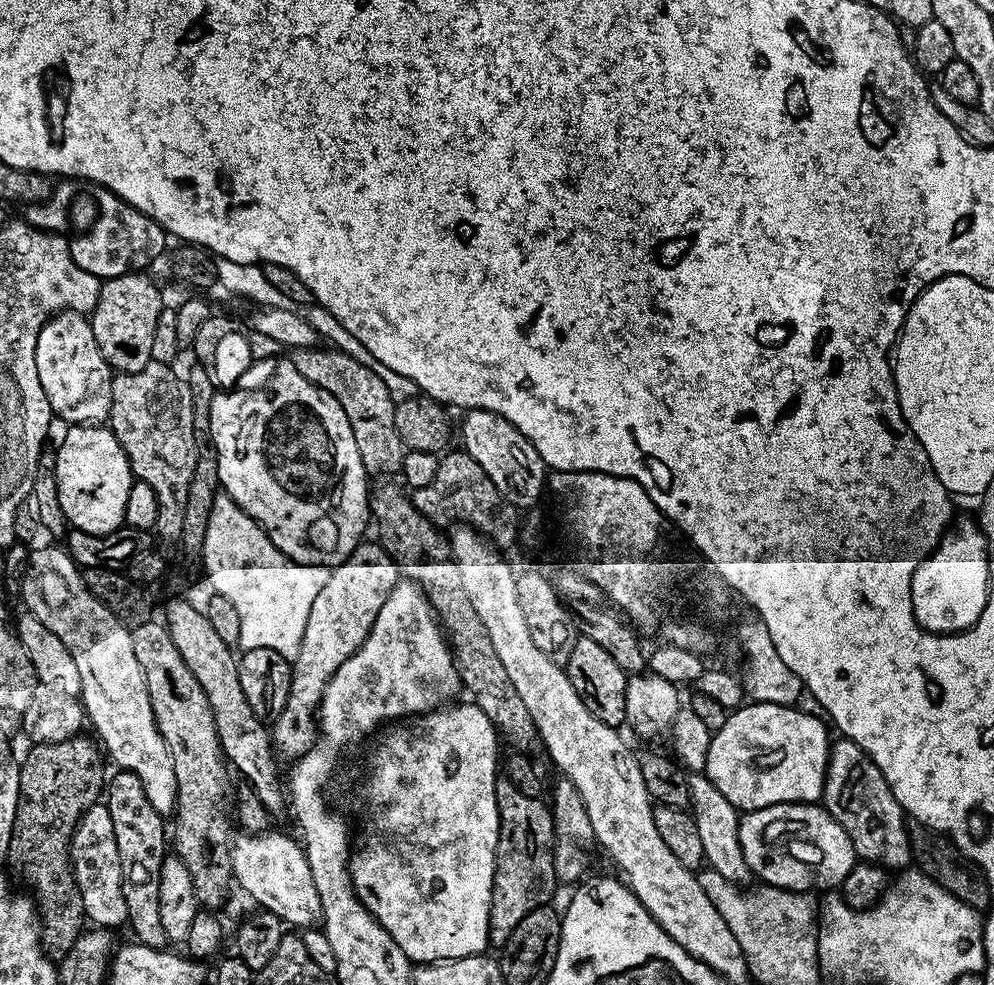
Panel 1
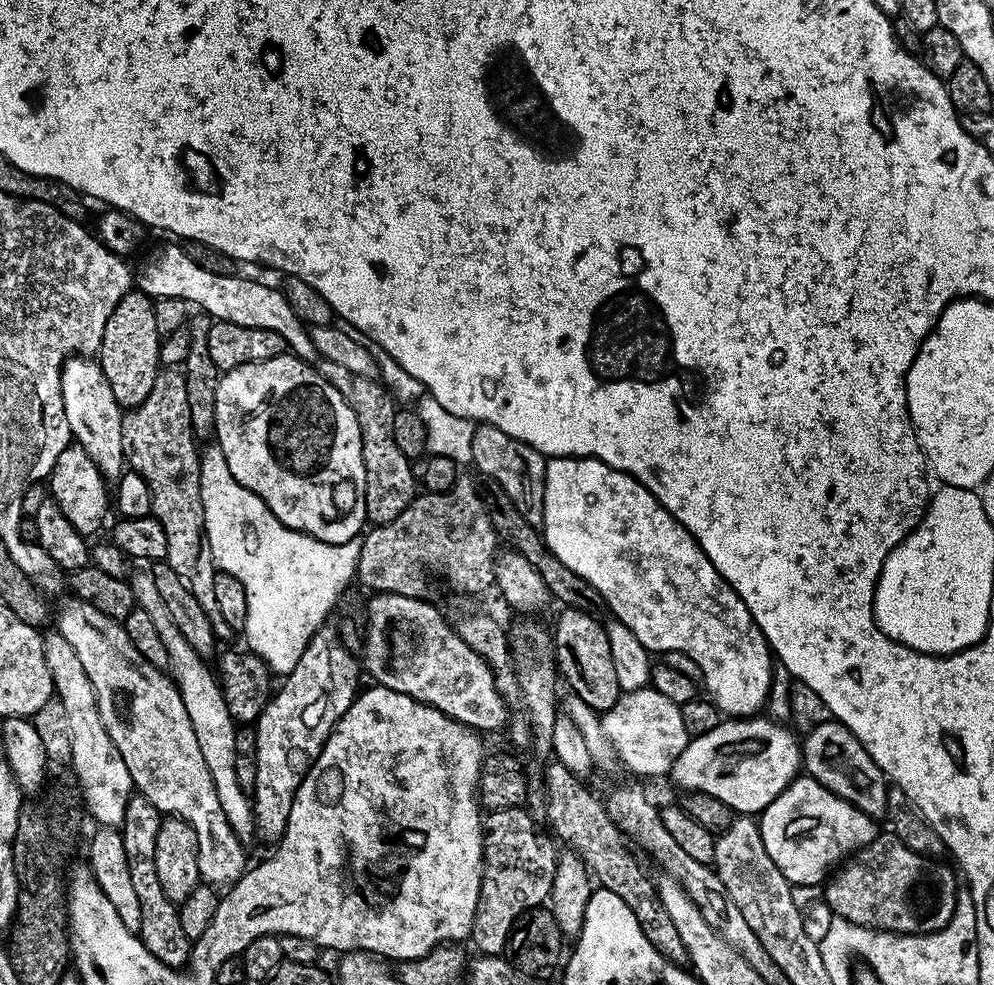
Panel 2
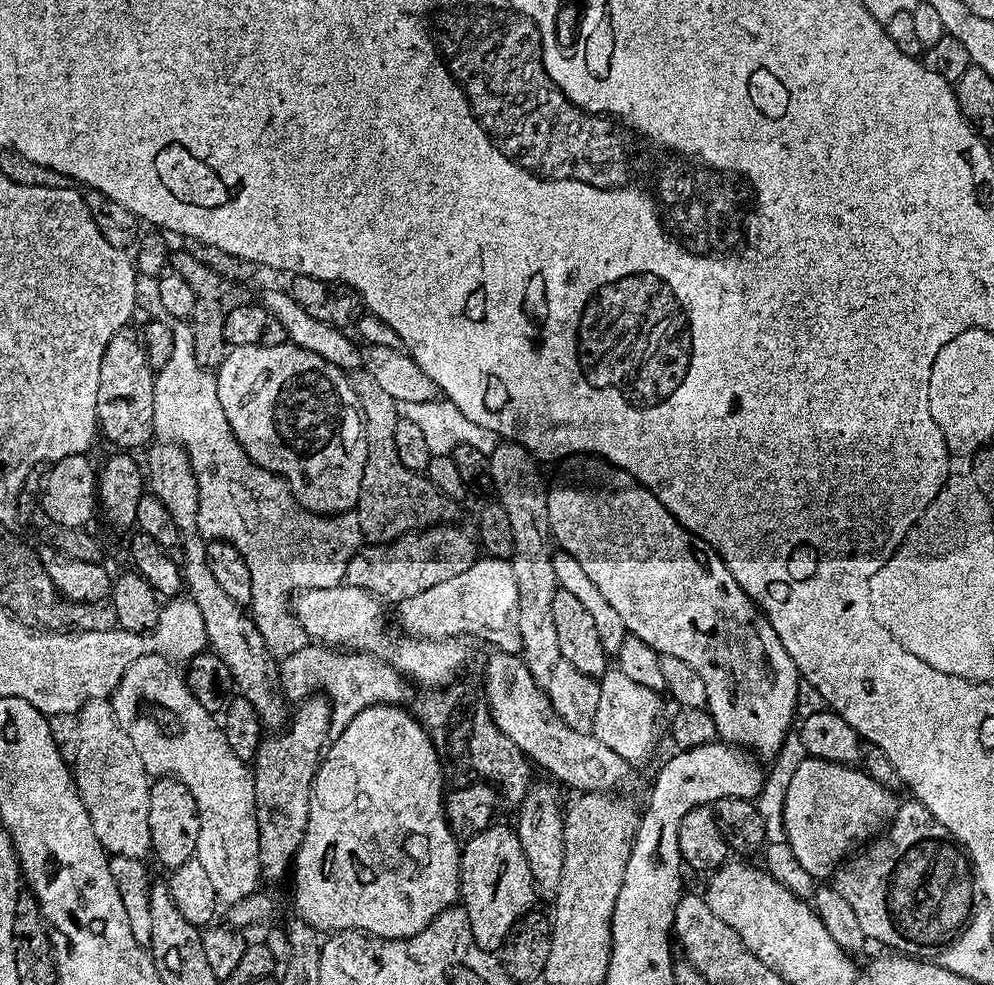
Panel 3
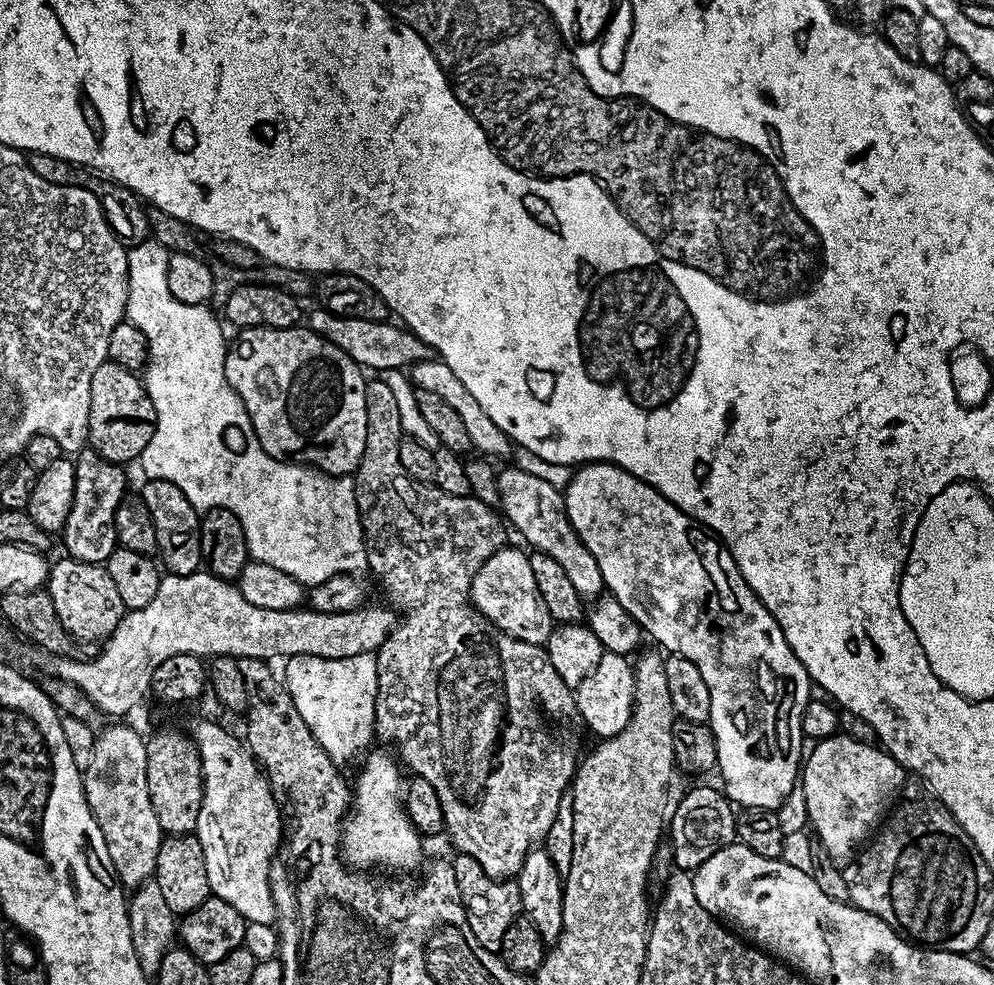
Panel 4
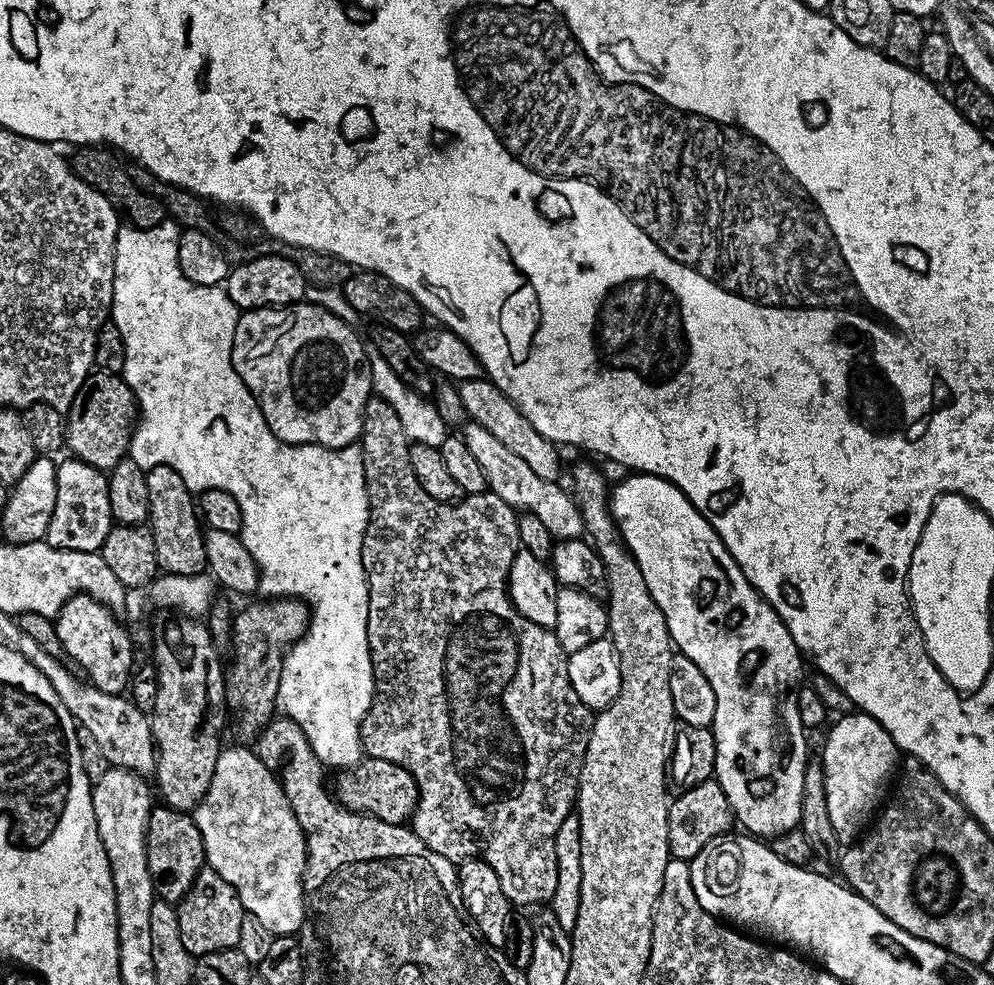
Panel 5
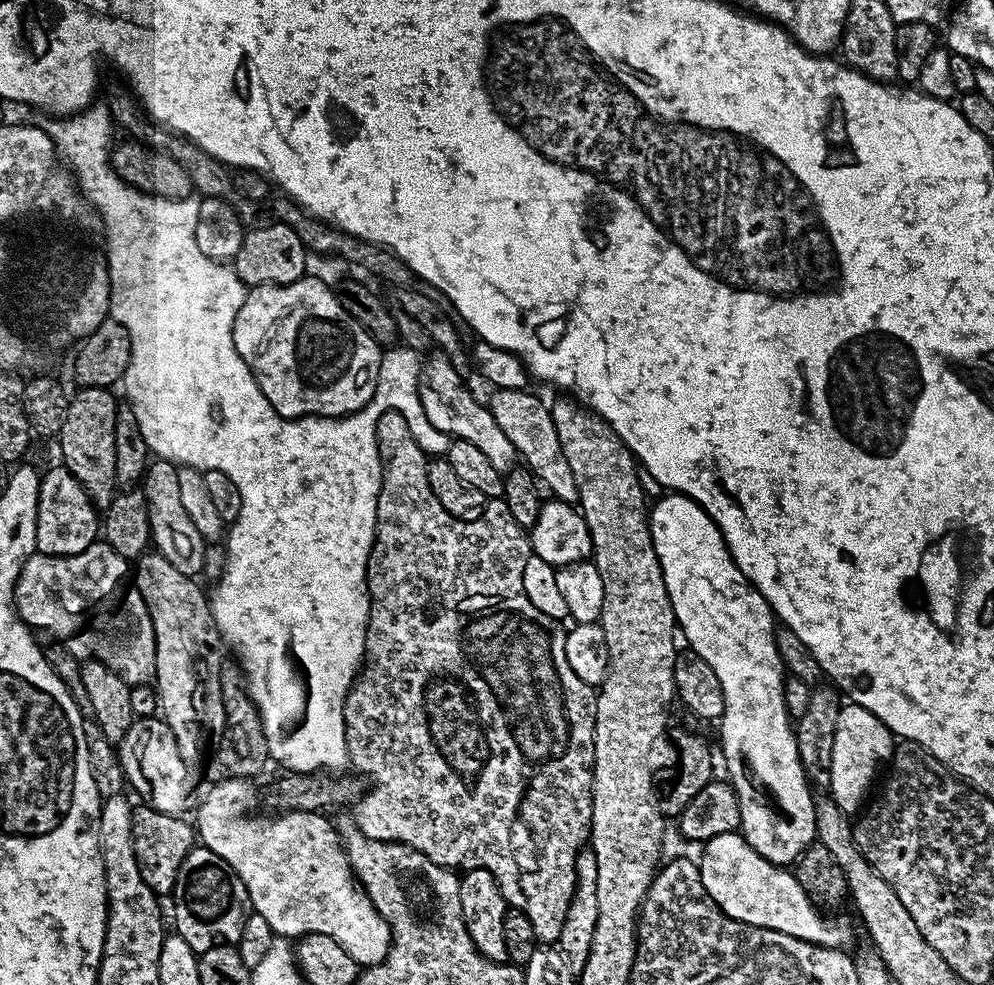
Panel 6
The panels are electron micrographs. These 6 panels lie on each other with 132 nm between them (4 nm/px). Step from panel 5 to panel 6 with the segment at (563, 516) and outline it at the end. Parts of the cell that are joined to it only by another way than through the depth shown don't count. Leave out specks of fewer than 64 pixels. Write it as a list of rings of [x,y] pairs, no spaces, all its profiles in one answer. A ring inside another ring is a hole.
[[[443,354],[429,355],[422,364],[420,400],[428,409],[430,422],[445,437],[465,440],[478,446],[493,464],[494,470],[507,473],[517,463],[516,447],[502,434],[502,426],[494,422],[494,414],[487,403],[476,401],[476,396],[464,385],[461,369],[456,368]],[[432,356],[432,357],[431,357]]]

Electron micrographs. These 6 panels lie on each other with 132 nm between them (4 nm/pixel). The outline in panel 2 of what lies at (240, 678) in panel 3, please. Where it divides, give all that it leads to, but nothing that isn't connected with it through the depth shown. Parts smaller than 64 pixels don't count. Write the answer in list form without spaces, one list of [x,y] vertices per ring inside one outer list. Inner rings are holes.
[[[160,371],[143,402],[124,412],[122,450],[125,465],[138,473],[146,486],[150,486],[152,515],[162,522],[162,530],[166,530],[166,563],[170,570],[174,570],[174,574],[178,574],[182,586],[186,586],[186,590],[198,598],[202,610],[206,610],[217,641],[230,639],[234,636],[234,629],[218,612],[218,601],[214,594],[214,578],[218,569],[212,561],[208,537],[204,534],[200,452],[198,441],[192,434],[183,371]]]

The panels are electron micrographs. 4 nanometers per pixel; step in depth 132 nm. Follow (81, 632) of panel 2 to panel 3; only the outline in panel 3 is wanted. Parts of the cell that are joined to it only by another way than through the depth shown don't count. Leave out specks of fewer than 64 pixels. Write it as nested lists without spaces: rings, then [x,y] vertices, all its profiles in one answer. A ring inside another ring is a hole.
[[[143,656],[138,658],[124,674],[118,682],[115,692],[110,697],[112,705],[112,713],[114,718],[120,724],[120,728],[126,734],[126,738],[130,738],[130,742],[134,742],[134,750],[138,750],[138,758],[142,758],[142,766],[146,769],[149,777],[152,778],[168,778],[175,777],[190,790],[190,794],[194,794],[196,799],[196,810],[200,818],[200,833],[198,834],[198,846],[196,847],[195,859],[202,862],[202,866],[206,866],[206,874],[210,878],[210,882],[214,882],[214,890],[217,897],[221,901],[226,902],[225,905],[231,906],[237,904],[240,900],[247,900],[249,896],[257,891],[256,880],[261,879],[260,863],[258,862],[258,822],[256,821],[256,799],[254,798],[254,778],[252,777],[253,769],[245,763],[242,758],[238,758],[230,750],[230,745],[226,742],[226,734],[223,733],[221,725],[218,723],[217,717],[213,713],[208,712],[196,699],[188,693],[188,685],[185,677],[175,668],[177,665],[173,663],[167,656]]]

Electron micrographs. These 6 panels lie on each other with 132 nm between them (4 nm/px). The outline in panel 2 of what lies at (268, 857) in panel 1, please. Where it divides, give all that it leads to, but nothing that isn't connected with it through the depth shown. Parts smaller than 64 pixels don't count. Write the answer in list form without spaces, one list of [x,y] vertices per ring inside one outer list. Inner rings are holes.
[[[150,570],[133,571],[130,583],[137,605],[142,610],[146,610],[146,614],[150,614],[150,619],[153,620],[158,630],[158,638],[162,638],[162,646],[166,646],[167,671],[175,682],[176,689],[180,692],[182,702],[186,706],[186,714],[190,714],[190,726],[194,726],[194,738],[198,738],[202,758],[206,758],[206,766],[210,766],[210,778],[214,778],[214,790],[220,808],[226,814],[237,836],[247,838],[249,835],[251,837],[254,832],[252,802],[249,793],[244,792],[238,784],[238,777],[234,772],[235,736],[238,725],[226,706],[226,698],[220,689],[220,681],[213,669],[212,672],[208,669],[208,662],[186,642],[186,638],[182,638],[178,626],[174,626],[174,620],[170,618],[166,604],[158,595],[158,585],[154,583],[154,574]]]

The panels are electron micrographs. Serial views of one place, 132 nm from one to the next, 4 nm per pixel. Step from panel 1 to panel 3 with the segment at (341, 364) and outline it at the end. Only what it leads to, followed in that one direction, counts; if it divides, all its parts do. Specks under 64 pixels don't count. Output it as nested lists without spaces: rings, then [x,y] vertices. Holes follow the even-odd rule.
[[[363,370],[351,373],[352,389],[360,404],[366,434],[366,466],[362,470],[360,493],[356,499],[354,519],[361,537],[368,544],[387,544],[409,530],[419,530],[447,521],[450,502],[432,485],[427,475],[411,472],[402,466],[394,446],[394,426],[402,418],[396,400],[386,394],[385,388]]]

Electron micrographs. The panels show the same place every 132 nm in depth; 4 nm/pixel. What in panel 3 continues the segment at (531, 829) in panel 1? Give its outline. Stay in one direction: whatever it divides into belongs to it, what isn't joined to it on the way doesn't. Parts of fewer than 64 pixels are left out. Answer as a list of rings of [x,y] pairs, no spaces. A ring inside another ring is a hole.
[[[493,822],[483,828],[478,834],[474,834],[468,840],[463,841],[460,848],[460,894],[462,907],[470,918],[470,930],[474,930],[474,942],[482,950],[489,954],[499,953],[504,944],[506,934],[514,922],[523,912],[529,911],[534,902],[537,903],[536,883],[532,881],[530,866],[522,854],[522,842],[518,838],[515,827],[508,828],[501,822]]]

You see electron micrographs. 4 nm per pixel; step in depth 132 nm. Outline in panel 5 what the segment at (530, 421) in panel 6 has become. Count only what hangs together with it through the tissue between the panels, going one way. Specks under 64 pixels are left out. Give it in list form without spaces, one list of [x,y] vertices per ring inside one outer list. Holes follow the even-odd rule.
[[[477,378],[461,380],[458,387],[462,405],[465,406],[468,420],[471,423],[486,426],[486,430],[490,434],[494,434],[494,438],[498,438],[498,442],[502,442],[502,446],[506,446],[506,450],[518,454],[518,458],[522,458],[522,462],[526,462],[526,466],[530,466],[530,470],[534,470],[534,474],[538,474],[538,478],[553,482],[561,479],[559,477],[561,449],[546,438],[542,438],[542,434],[538,434],[538,430],[534,430],[534,426],[530,426],[530,422],[518,410],[516,403],[497,384],[493,384],[487,378]]]

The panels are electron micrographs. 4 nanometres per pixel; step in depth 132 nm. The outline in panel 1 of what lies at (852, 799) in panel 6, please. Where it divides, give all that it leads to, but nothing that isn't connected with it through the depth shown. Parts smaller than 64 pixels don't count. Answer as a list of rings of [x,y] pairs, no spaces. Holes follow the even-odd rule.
[[[819,803],[775,804],[741,815],[740,845],[757,881],[789,892],[839,889],[858,863],[847,831]]]

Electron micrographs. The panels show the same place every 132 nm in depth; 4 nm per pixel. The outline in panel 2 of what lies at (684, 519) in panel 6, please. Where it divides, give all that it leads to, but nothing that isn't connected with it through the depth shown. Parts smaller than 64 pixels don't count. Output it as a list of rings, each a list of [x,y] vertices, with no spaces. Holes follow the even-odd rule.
[[[590,456],[551,457],[544,465],[544,522],[542,535],[546,546],[558,558],[558,562],[562,562],[562,566],[570,566],[570,570],[574,570],[574,574],[578,574],[578,578],[586,578],[586,582],[590,582],[590,586],[594,586],[594,590],[598,590],[598,594],[604,599],[607,611],[609,613],[612,611],[611,615],[615,619],[622,621],[634,634],[634,638],[638,638],[638,642],[642,642],[642,646],[648,648],[649,653],[681,652],[690,658],[694,658],[694,662],[698,662],[698,666],[704,675],[702,681],[703,691],[705,688],[709,692],[705,693],[725,717],[747,718],[757,715],[767,705],[774,667],[774,653],[768,647],[767,638],[764,637],[762,630],[754,622],[750,610],[742,602],[740,595],[732,589],[732,585],[727,584],[718,574],[718,570],[712,565],[710,558],[706,558],[706,554],[698,546],[698,542],[694,537],[656,501],[654,494],[650,494],[647,486],[640,483],[635,476],[631,476],[620,468],[611,468],[610,465],[601,460],[593,460]]]

